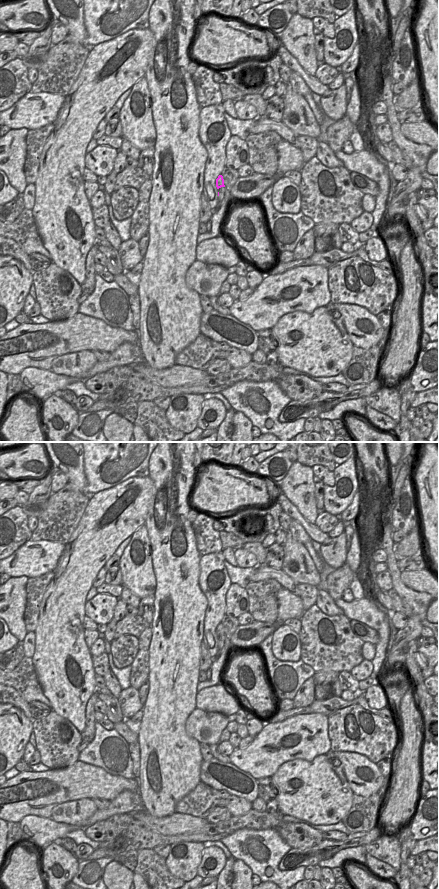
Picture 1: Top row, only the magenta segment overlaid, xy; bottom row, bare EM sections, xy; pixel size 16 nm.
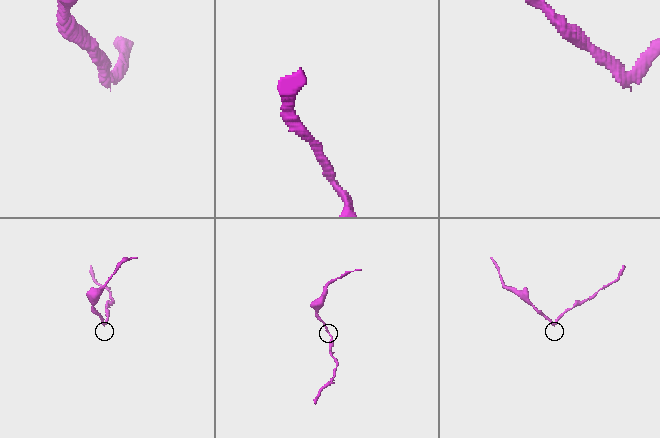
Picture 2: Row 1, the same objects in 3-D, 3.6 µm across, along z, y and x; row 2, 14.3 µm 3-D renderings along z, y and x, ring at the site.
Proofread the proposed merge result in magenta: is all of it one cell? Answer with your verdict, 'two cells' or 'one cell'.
two cells

